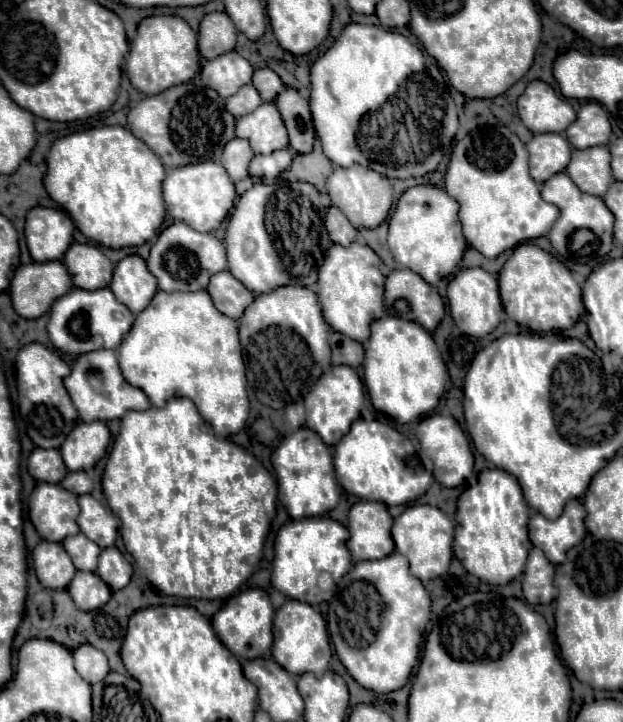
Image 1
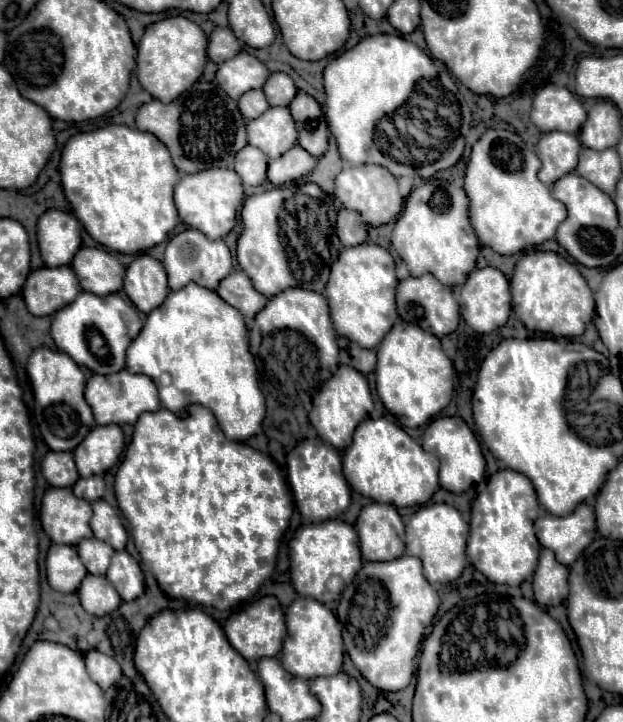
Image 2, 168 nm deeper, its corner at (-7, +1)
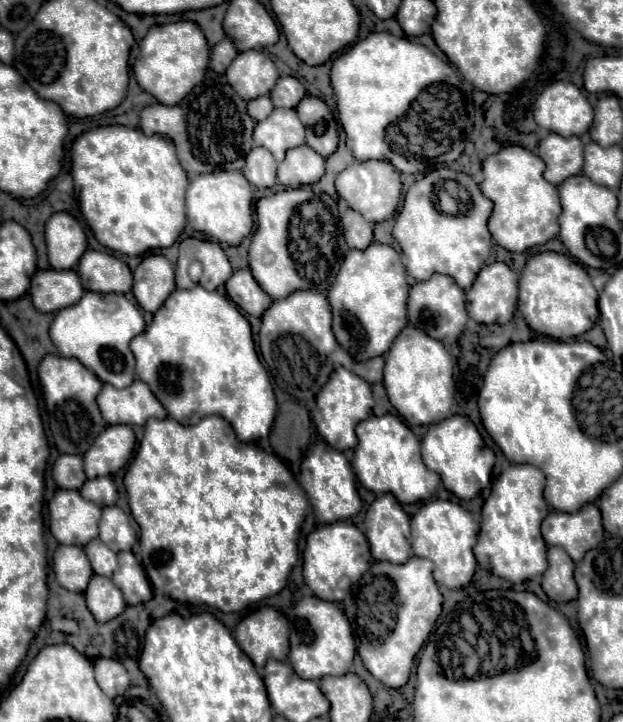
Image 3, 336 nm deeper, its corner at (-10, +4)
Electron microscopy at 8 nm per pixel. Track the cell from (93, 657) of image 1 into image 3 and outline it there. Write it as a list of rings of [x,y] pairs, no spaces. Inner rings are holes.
[[[96,659],[94,669],[96,669],[96,681],[98,681],[100,689],[110,699],[122,695],[130,687],[130,675],[120,661],[116,661],[116,659]]]

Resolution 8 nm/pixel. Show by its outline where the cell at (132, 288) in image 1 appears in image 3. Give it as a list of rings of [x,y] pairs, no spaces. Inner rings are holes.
[[[162,255],[146,257],[138,269],[134,271],[134,287],[132,293],[138,305],[148,311],[156,313],[164,299],[176,289],[174,281],[174,267]]]

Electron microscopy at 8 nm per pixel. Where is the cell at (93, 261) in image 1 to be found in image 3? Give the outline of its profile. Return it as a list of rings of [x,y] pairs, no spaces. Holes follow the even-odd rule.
[[[88,249],[78,263],[78,275],[86,291],[128,293],[132,289],[130,267],[104,251]]]

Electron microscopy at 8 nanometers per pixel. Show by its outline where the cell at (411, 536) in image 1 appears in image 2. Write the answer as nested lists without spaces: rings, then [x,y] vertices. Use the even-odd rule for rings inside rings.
[[[427,504],[421,506],[405,524],[405,552],[421,558],[425,578],[433,582],[453,582],[461,576],[465,568],[465,544],[469,536],[469,524],[461,518],[461,514],[449,504]]]

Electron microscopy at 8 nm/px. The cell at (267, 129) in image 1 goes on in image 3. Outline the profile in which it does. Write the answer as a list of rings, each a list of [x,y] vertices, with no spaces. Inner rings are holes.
[[[274,109],[268,119],[256,123],[254,143],[282,161],[288,149],[304,145],[304,125],[294,109]]]

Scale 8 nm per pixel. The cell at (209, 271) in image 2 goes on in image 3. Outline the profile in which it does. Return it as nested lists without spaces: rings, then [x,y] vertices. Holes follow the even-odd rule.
[[[190,237],[180,243],[180,259],[178,259],[178,267],[176,267],[176,287],[178,289],[196,287],[196,283],[192,283],[192,279],[188,275],[188,267],[192,261],[202,263],[200,287],[204,287],[208,291],[218,289],[232,275],[230,261],[226,259],[226,255],[218,243],[200,241],[200,239]]]

